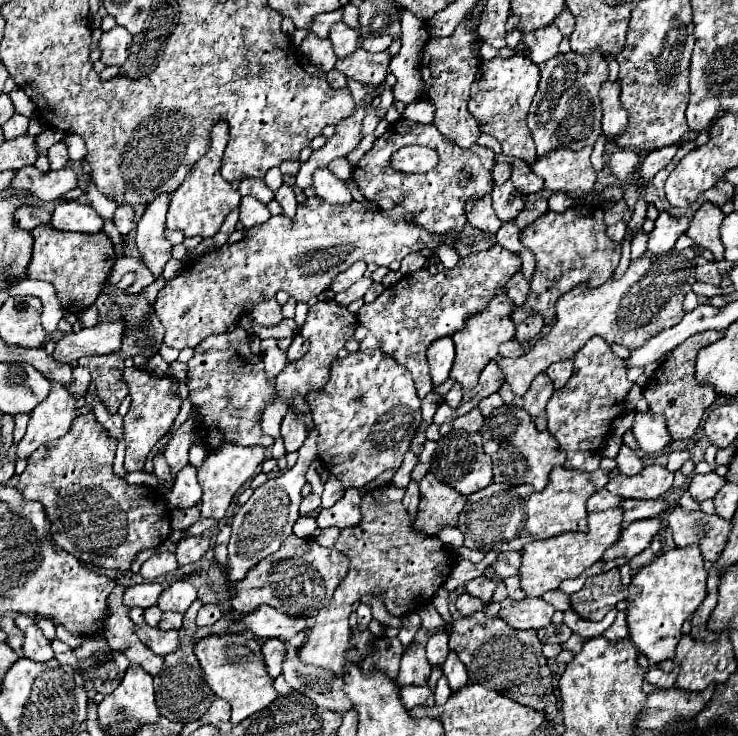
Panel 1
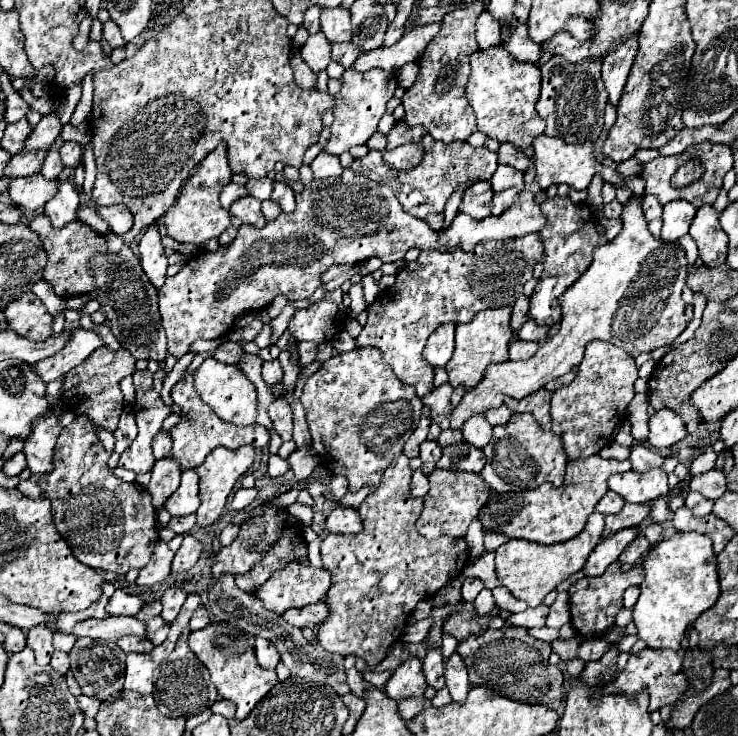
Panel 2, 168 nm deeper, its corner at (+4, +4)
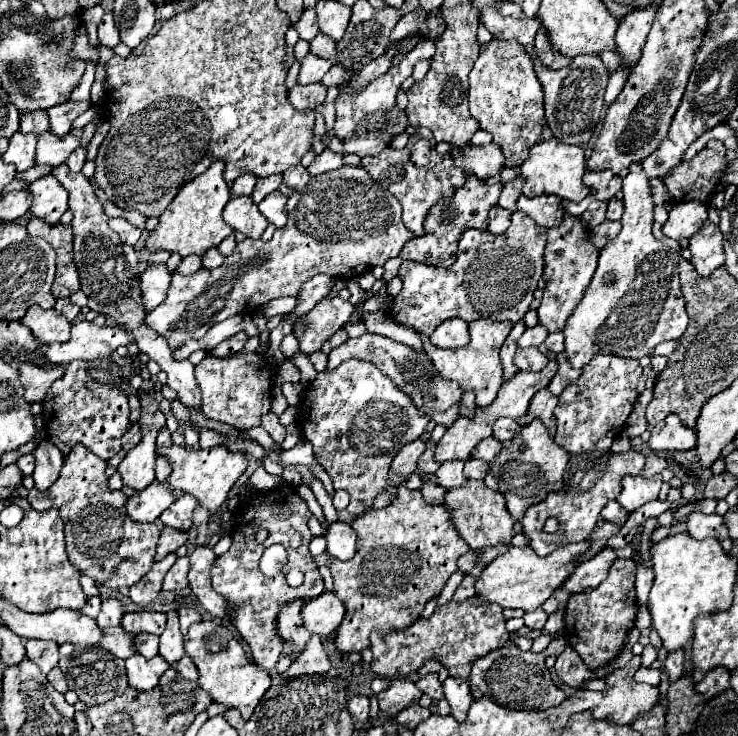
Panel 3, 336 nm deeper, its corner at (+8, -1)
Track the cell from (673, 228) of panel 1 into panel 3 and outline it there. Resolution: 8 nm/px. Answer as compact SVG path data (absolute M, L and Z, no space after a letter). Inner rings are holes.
M699 200L679 202L669 212L669 220L663 226L663 234L677 240L677 238L691 238L699 232L703 222L707 220L707 206Z

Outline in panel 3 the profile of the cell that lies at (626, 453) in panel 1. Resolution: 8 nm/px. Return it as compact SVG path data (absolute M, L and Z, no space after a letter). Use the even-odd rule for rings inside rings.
M651 454L651 456L647 456L647 470L643 470L641 476L649 478L649 476L655 476L655 474L663 472L665 468L667 468L667 460L657 456L657 454Z

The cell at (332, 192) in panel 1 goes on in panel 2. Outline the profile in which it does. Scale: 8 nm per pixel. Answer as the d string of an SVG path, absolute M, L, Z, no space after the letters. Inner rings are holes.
M321 151L313 163L311 163L311 169L313 169L313 175L315 179L327 179L327 177L339 177L343 173L341 165L339 165L339 157L333 157L333 155L327 155L325 151Z

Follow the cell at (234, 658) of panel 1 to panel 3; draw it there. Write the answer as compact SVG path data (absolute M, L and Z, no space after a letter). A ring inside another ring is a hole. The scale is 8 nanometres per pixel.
M217 622L193 624L185 636L185 652L199 670L199 686L213 698L213 702L237 708L245 720L253 714L255 706L271 686L269 672L247 656L239 636Z

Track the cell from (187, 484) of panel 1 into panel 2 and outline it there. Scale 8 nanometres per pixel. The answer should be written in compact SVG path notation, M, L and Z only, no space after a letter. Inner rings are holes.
M185 469L181 475L181 485L177 491L165 501L163 509L171 515L187 515L195 513L199 507L199 487L197 487L197 473L193 469Z

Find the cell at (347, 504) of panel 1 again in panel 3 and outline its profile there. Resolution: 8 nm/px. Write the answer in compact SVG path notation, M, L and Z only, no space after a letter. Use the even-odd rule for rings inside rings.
M335 522L325 532L327 552L337 560L351 560L355 554L355 530L345 522Z

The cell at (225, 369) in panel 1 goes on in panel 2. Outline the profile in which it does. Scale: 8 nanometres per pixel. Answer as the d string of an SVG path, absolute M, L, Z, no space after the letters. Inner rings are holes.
M185 373L171 389L171 399L181 407L183 411L183 417L181 417L181 423L177 423L173 429L171 429L171 435L173 435L173 449L171 449L171 455L173 459L179 461L181 469L195 469L199 467L205 457L215 449L215 447L225 447L225 449L237 449L241 445L253 445L253 447L267 447L269 445L269 431L265 427L235 427L223 419L219 419L211 407L207 407L207 403L201 401L201 397L197 395L195 391L195 385L193 385L193 373Z

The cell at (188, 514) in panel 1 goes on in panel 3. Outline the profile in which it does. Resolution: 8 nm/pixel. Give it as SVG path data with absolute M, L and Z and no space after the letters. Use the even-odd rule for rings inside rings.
M165 526L161 530L161 538L159 538L155 560L163 560L169 552L175 552L185 542L187 542L187 532L179 532L179 530L171 528L171 526Z

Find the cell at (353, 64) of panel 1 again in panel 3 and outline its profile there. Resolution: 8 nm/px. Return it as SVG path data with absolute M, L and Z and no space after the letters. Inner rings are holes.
M317 34L311 42L311 52L315 52L315 56L319 58L325 58L325 60L331 60L331 62L337 62L337 52L335 52L335 42L331 40L331 36L325 36L325 34Z

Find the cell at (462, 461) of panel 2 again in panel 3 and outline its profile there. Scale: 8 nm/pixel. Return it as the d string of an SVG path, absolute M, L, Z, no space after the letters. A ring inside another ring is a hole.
M471 458L465 462L465 476L467 478L477 478L477 480L483 480L489 472L489 464L483 462L483 460L477 460L477 458Z

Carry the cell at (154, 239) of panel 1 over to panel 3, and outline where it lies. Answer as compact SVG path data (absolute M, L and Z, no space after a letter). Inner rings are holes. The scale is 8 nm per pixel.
M149 266L141 276L141 298L145 314L151 312L155 306L159 306L167 298L171 282L171 272L165 266Z

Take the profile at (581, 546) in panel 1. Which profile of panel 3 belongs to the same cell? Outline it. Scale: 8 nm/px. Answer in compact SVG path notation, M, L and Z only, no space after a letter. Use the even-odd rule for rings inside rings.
M589 540L567 544L549 556L537 556L533 548L509 548L477 576L475 594L485 602L493 602L503 608L521 608L525 612L535 610L569 578L571 570L577 566L575 556L585 552L587 544Z

